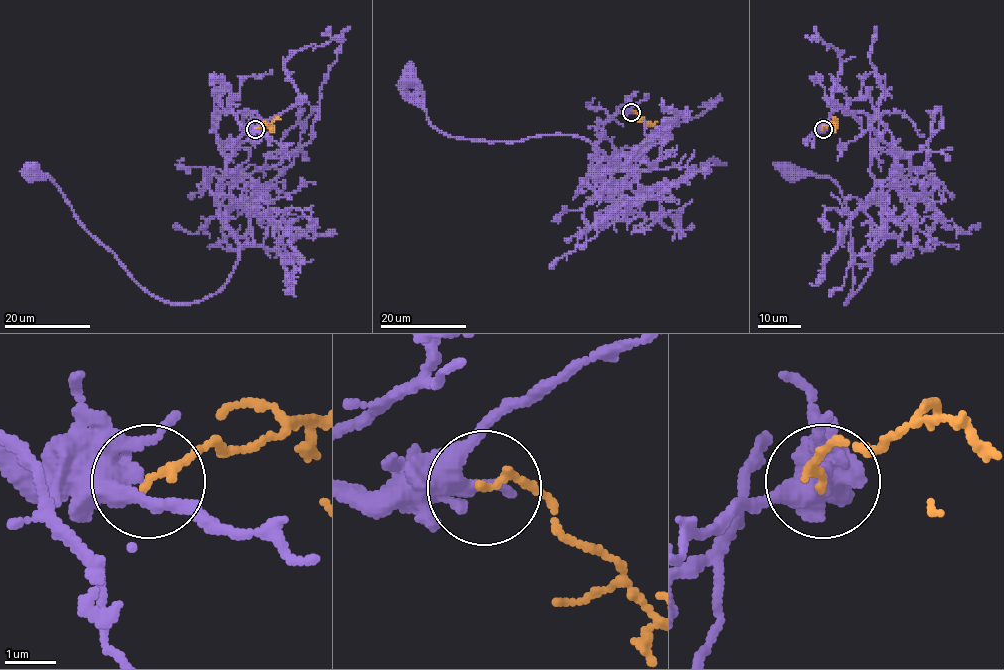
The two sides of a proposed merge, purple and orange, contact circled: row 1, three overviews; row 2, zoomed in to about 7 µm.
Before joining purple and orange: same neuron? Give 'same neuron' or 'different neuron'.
different neuron

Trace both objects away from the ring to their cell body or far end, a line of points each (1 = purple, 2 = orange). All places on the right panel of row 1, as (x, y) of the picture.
1: (823, 129), (833, 107), (868, 116), (870, 175), (889, 211), (845, 303), (853, 259), (839, 187), (789, 169)
2: (823, 129), (835, 124), (833, 130)

